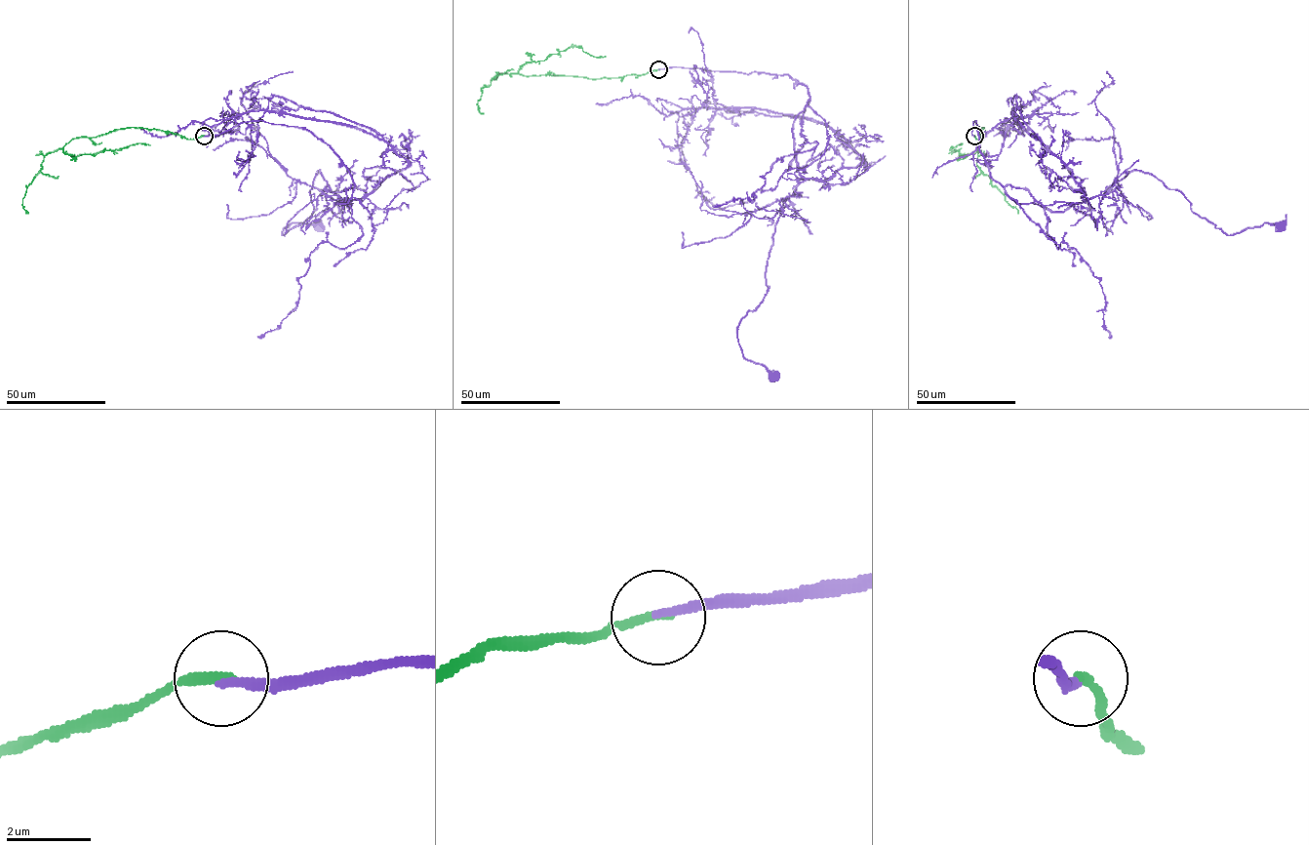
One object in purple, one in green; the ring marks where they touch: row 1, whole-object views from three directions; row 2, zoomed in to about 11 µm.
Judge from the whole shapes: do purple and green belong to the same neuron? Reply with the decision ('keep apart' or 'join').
join

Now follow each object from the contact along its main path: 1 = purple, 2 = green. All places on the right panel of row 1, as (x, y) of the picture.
1: (973, 136), (975, 120), (990, 175), (1016, 203), (1063, 212), (1139, 170), (1228, 235), (1280, 226)
2: (974, 136), (978, 139), (983, 128), (974, 153), (968, 156), (951, 149), (961, 145)

